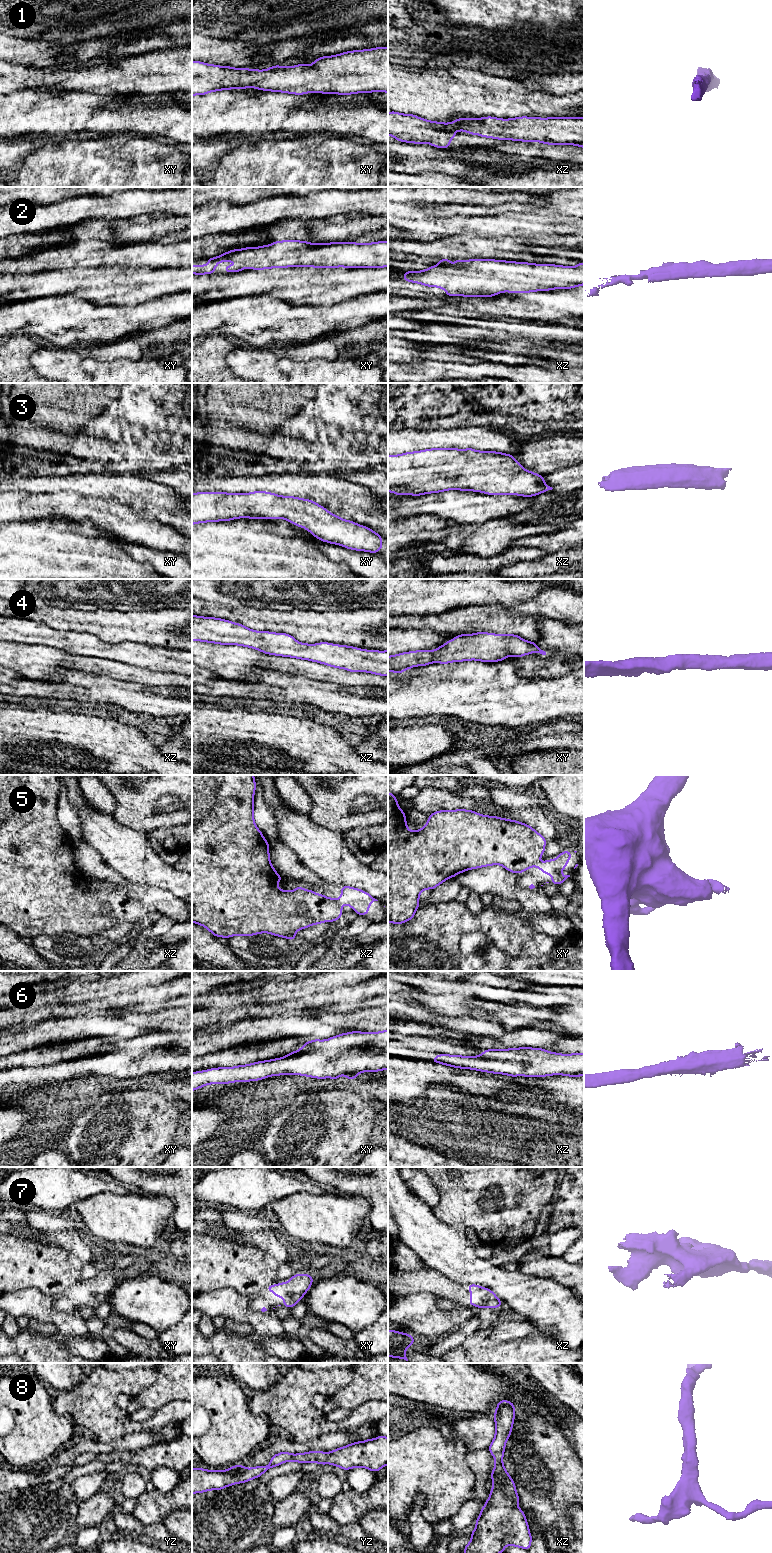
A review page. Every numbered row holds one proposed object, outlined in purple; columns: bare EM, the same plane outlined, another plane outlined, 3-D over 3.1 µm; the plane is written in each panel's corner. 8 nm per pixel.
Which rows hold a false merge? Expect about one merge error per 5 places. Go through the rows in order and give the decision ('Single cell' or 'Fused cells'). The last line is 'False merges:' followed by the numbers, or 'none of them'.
1: Single cell
2: Single cell
3: Single cell
4: Single cell
5: Fused cells
6: Single cell
7: Single cell
8: Single cell
False merges: 5

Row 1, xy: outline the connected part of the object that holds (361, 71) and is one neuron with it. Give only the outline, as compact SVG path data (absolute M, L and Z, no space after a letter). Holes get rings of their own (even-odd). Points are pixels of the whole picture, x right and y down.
M388 47L324 56L311 65L275 65L265 70L192 62L192 96L244 88L296 95L388 93Z

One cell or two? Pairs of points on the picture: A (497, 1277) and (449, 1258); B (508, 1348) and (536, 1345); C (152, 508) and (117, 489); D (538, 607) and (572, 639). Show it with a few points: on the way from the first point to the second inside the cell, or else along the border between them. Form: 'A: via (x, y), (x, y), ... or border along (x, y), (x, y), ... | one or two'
A: via (485, 1275), (479, 1271), (468, 1269), (461, 1264) | one
B: via (515, 1349), (529, 1349) | one
C: via (143, 499), (135, 491), (126, 489) | one
D: border along (544, 617), (562, 621), (572, 627) | two

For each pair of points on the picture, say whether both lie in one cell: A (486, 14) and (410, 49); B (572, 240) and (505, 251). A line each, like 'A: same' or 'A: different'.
A: same
B: same

